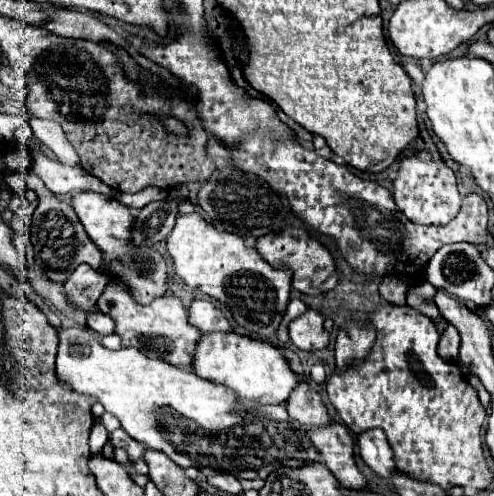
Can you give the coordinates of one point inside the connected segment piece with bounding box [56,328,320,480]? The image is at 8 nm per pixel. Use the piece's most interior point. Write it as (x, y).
(197, 423)

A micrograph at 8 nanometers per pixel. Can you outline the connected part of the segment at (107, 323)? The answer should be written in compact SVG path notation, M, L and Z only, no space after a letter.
M100 310L96 312L88 312L88 318L86 318L86 324L90 330L94 330L96 334L100 336L106 336L106 334L114 334L114 320L106 314L102 314Z

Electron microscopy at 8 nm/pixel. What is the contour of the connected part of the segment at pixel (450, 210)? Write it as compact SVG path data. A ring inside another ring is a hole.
M406 150L406 156L400 158L398 176L394 178L392 196L396 200L396 210L402 212L410 222L418 224L448 224L456 218L462 196L456 190L456 176L454 172L442 162L440 156L428 150Z

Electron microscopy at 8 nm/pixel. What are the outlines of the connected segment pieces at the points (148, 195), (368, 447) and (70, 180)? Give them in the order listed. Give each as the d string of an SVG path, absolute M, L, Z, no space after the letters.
M150 186L150 188L146 188L146 190L136 192L136 194L124 194L124 192L116 192L116 194L114 194L114 198L116 198L118 202L126 204L128 208L142 208L142 206L146 206L148 202L156 200L154 196L166 196L166 192L160 190L160 188Z
M372 428L358 436L360 456L362 460L382 478L392 478L392 474L398 470L394 462L394 452L386 440L384 430Z
M34 152L34 166L32 172L42 178L46 188L54 194L68 194L68 192L82 192L82 190L92 190L110 196L112 188L108 188L104 182L94 178L82 168L72 168L64 166L46 154Z

